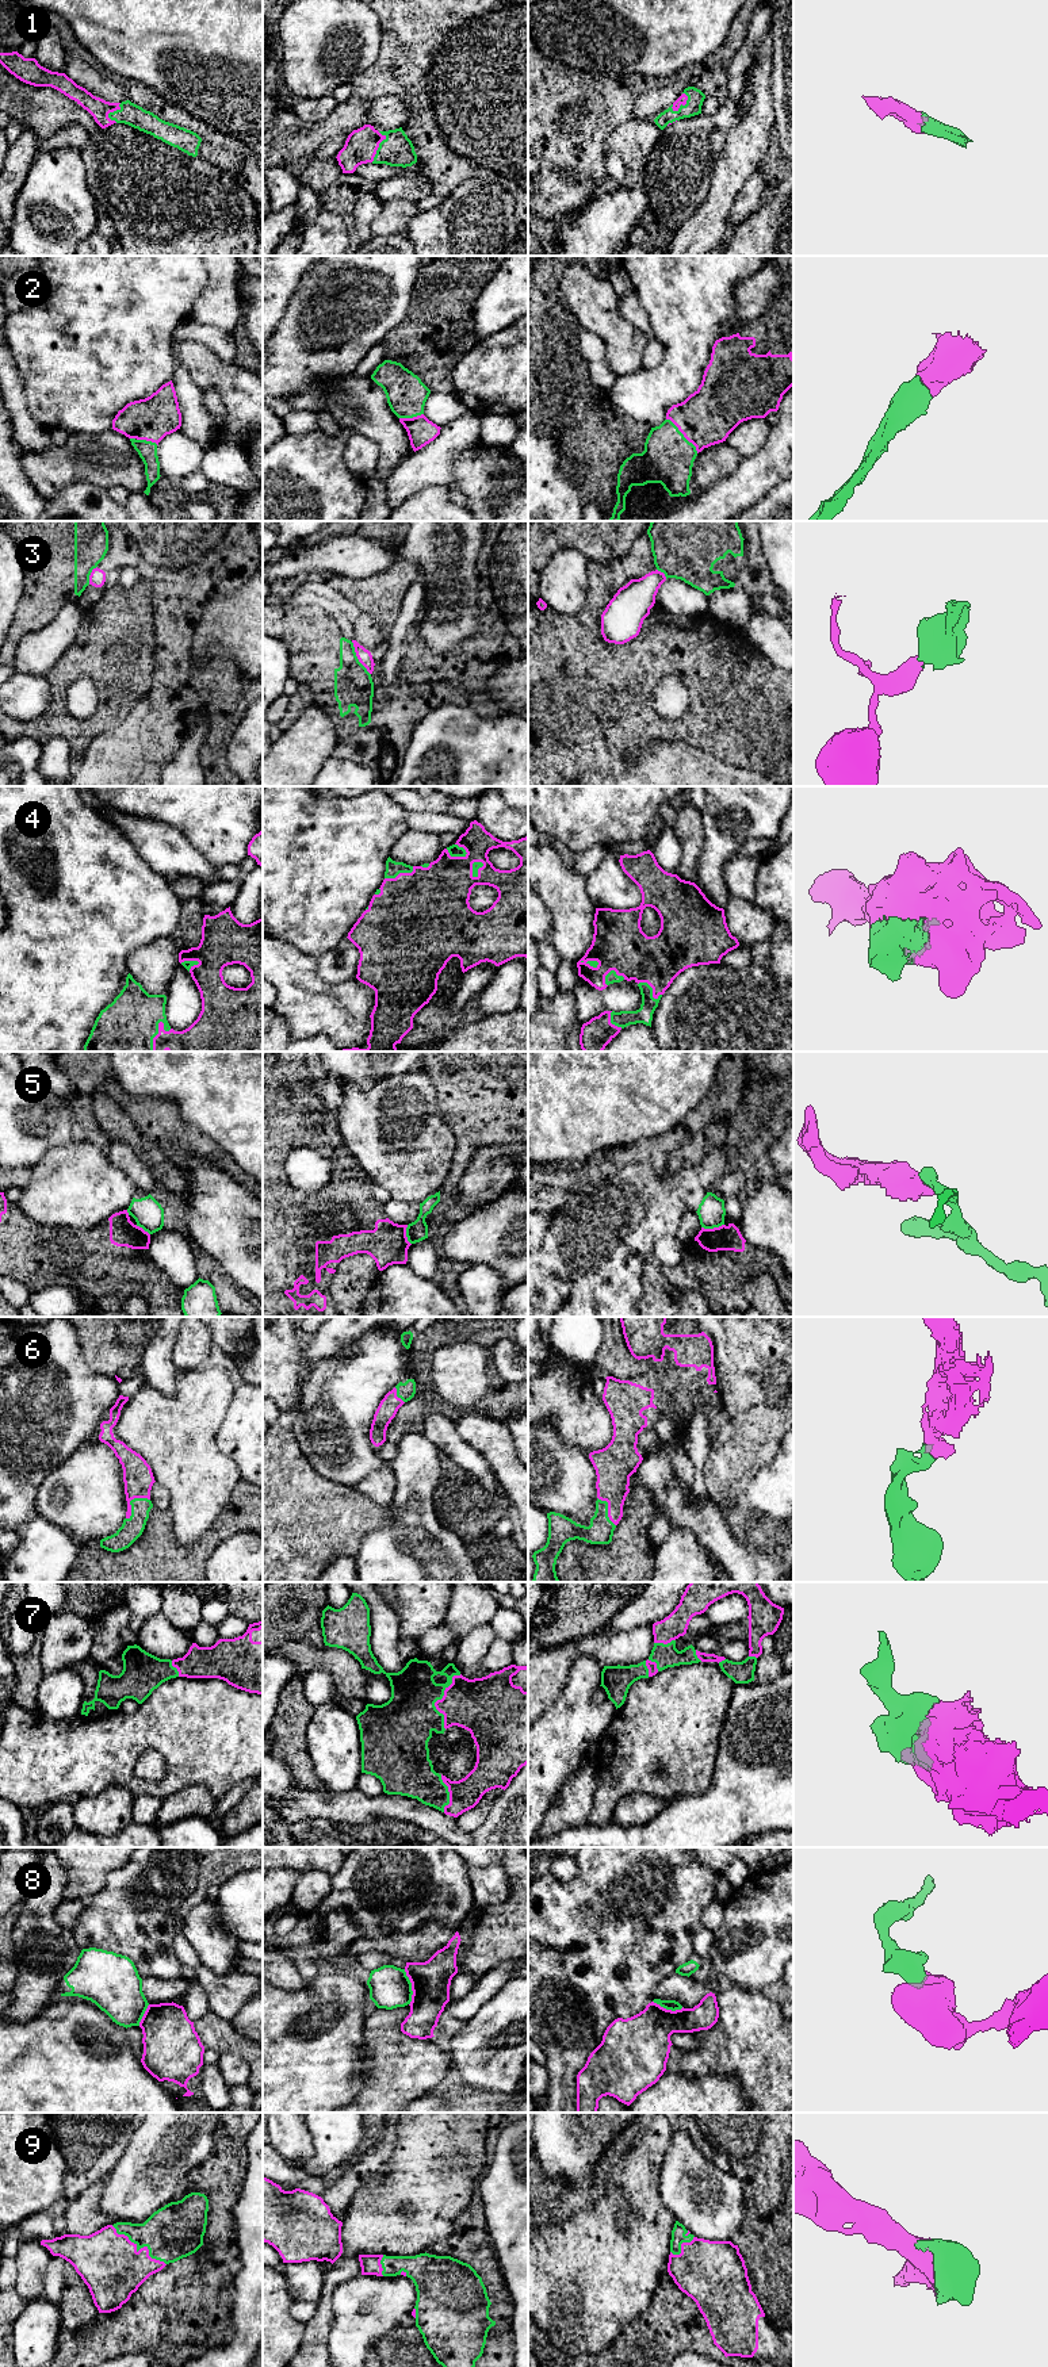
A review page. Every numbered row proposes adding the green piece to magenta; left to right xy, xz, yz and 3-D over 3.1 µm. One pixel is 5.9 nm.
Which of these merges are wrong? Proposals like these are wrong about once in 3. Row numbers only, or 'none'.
3, 5, 8

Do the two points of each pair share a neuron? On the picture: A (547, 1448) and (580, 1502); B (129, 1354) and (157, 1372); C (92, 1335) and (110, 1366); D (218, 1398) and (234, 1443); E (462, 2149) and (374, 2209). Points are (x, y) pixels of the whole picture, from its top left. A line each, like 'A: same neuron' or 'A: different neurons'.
A: same neuron
B: different neurons
C: same neuron
D: different neurons
E: same neuron

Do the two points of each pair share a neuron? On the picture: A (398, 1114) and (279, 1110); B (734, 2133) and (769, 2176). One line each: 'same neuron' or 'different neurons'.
A: different neurons
B: same neuron

